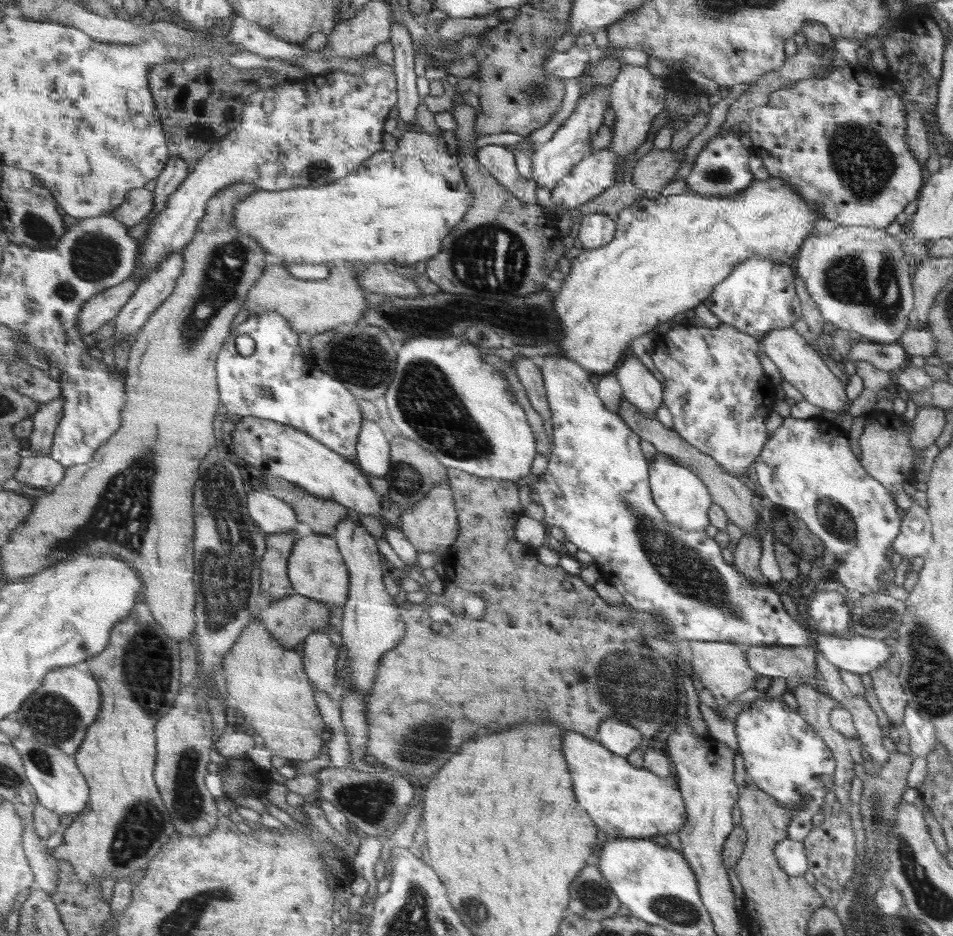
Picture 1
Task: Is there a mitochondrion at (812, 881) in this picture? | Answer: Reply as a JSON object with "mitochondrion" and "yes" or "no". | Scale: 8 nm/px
{"mitochondrion":"no"}

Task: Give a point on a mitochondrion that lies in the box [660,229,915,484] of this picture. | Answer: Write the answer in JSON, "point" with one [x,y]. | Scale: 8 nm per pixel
{"point":[845,280]}

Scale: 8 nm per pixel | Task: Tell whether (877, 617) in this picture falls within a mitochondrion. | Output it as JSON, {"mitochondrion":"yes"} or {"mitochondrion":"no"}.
{"mitochondrion":"yes"}

